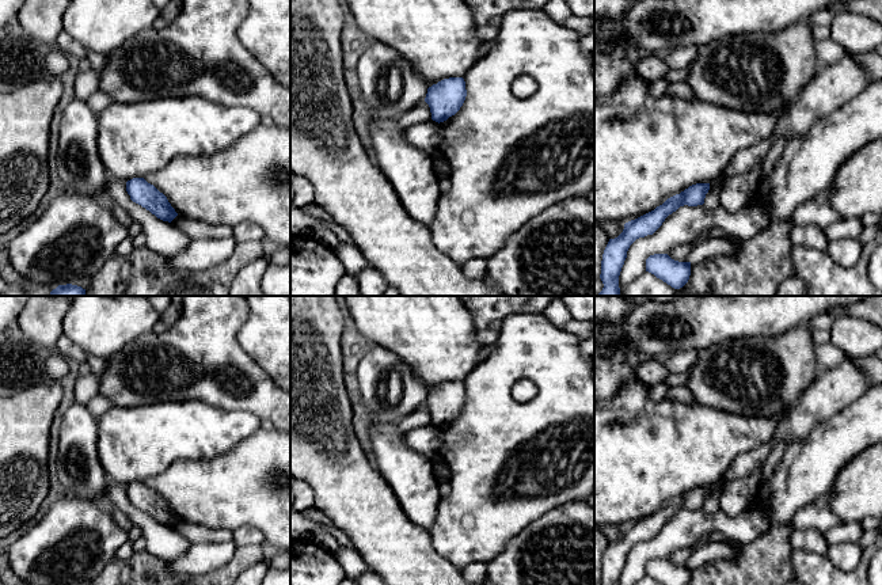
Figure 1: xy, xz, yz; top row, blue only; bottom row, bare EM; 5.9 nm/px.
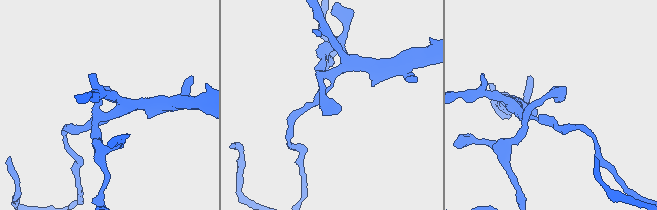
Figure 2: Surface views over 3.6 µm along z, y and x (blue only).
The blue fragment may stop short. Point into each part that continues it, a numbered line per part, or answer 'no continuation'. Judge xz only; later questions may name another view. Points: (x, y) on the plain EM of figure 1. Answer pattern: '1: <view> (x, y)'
no continuation

